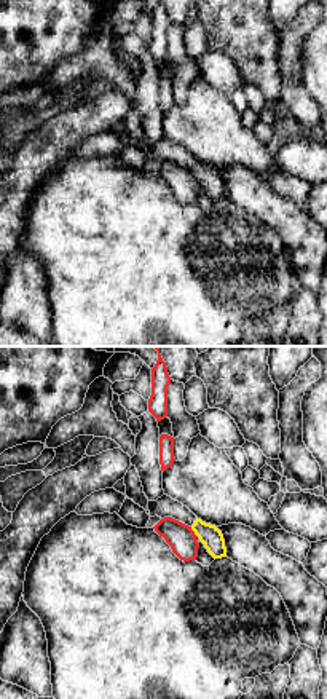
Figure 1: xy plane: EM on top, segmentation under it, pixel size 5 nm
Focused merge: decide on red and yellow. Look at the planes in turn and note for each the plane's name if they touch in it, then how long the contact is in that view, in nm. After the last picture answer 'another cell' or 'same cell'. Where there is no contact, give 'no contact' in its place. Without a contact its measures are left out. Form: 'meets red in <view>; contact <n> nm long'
meets red in xy; contact 70 nm long

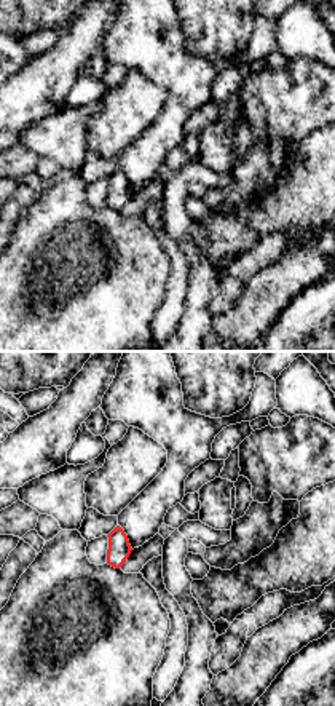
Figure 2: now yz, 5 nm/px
no contact

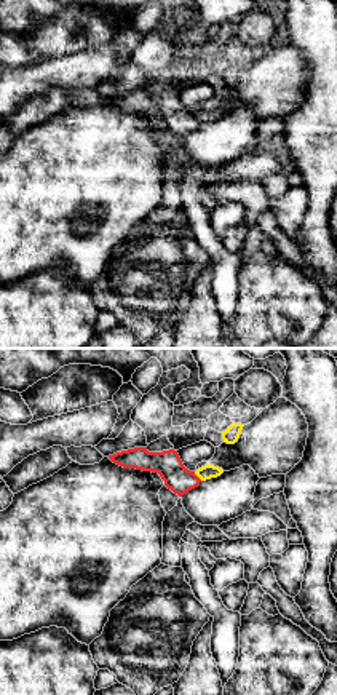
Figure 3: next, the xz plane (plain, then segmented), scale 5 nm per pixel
meets red in xz; contact 60 nm long

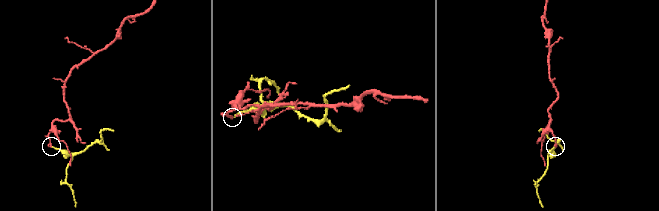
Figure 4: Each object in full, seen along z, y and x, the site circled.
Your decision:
another cell

